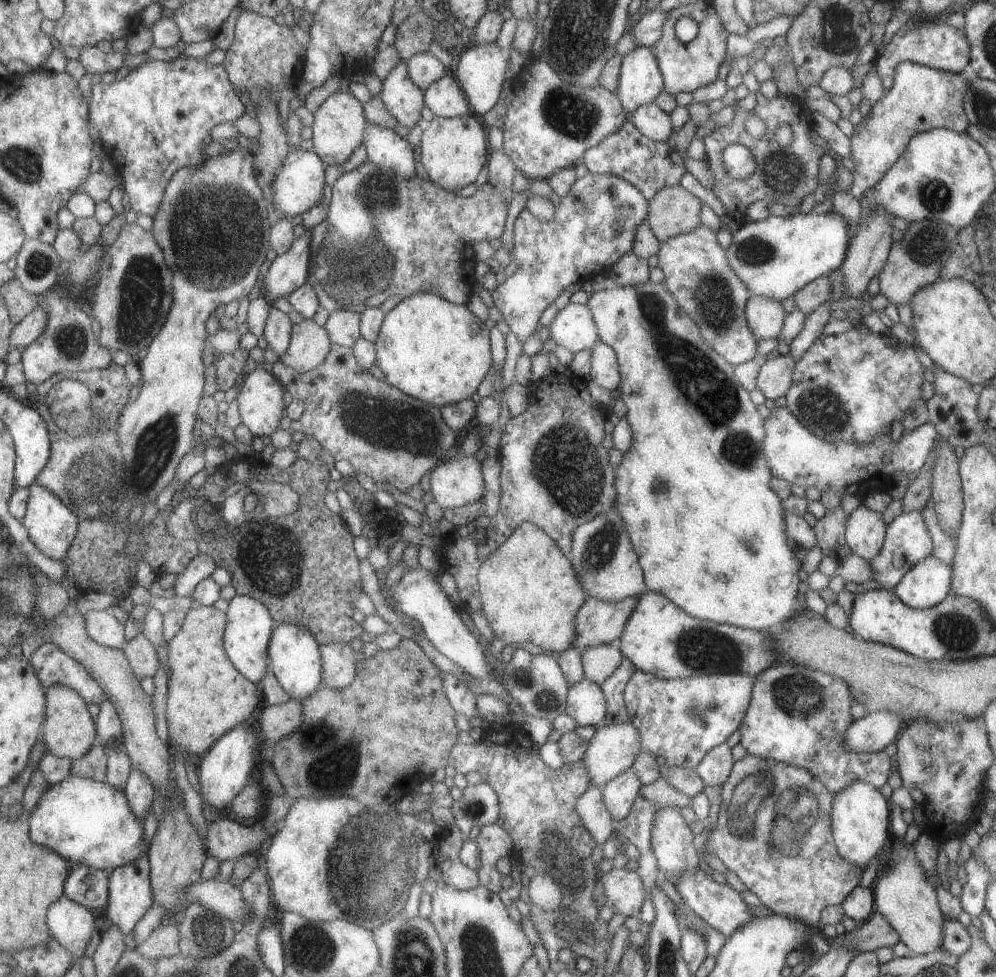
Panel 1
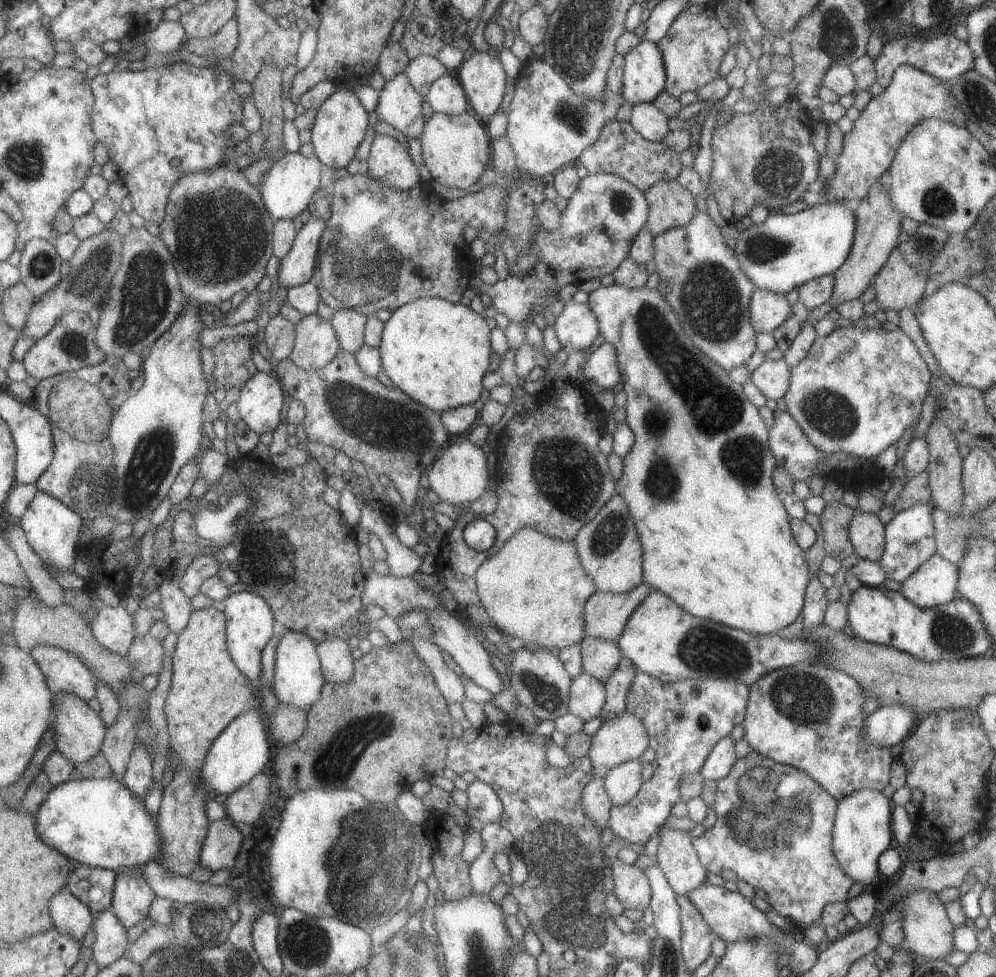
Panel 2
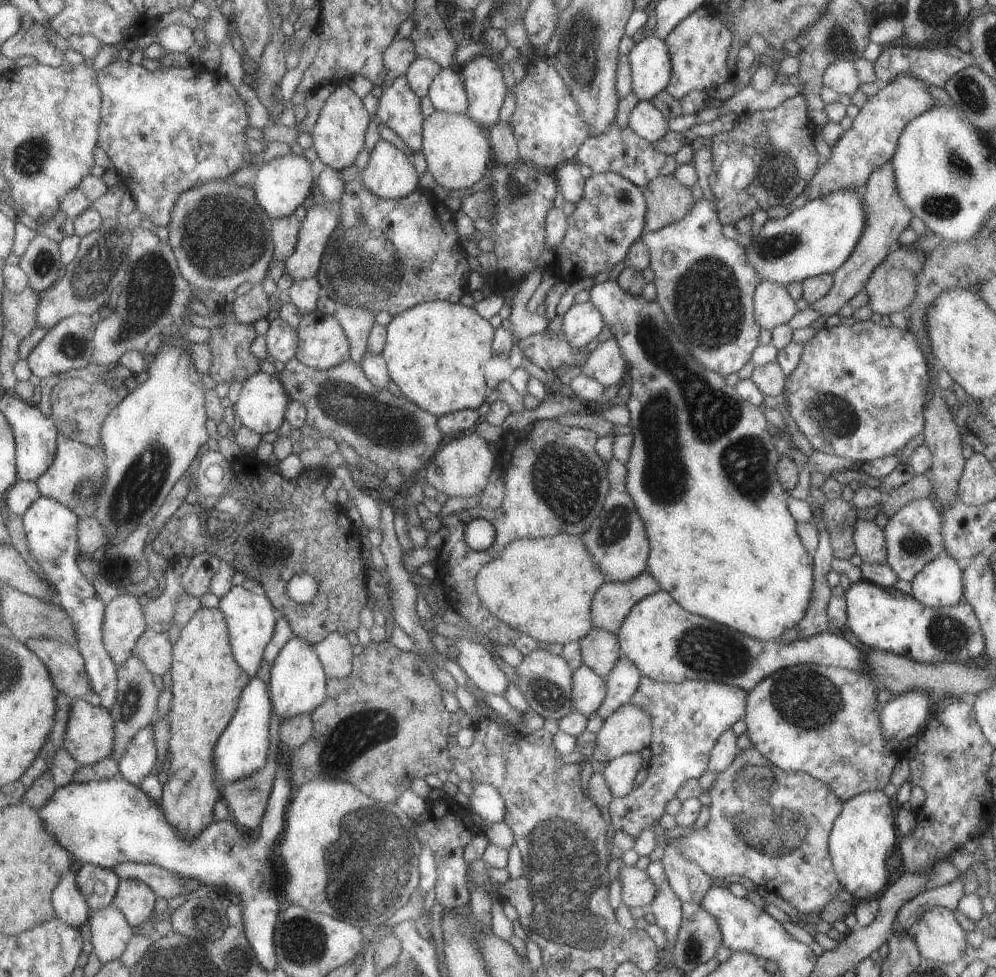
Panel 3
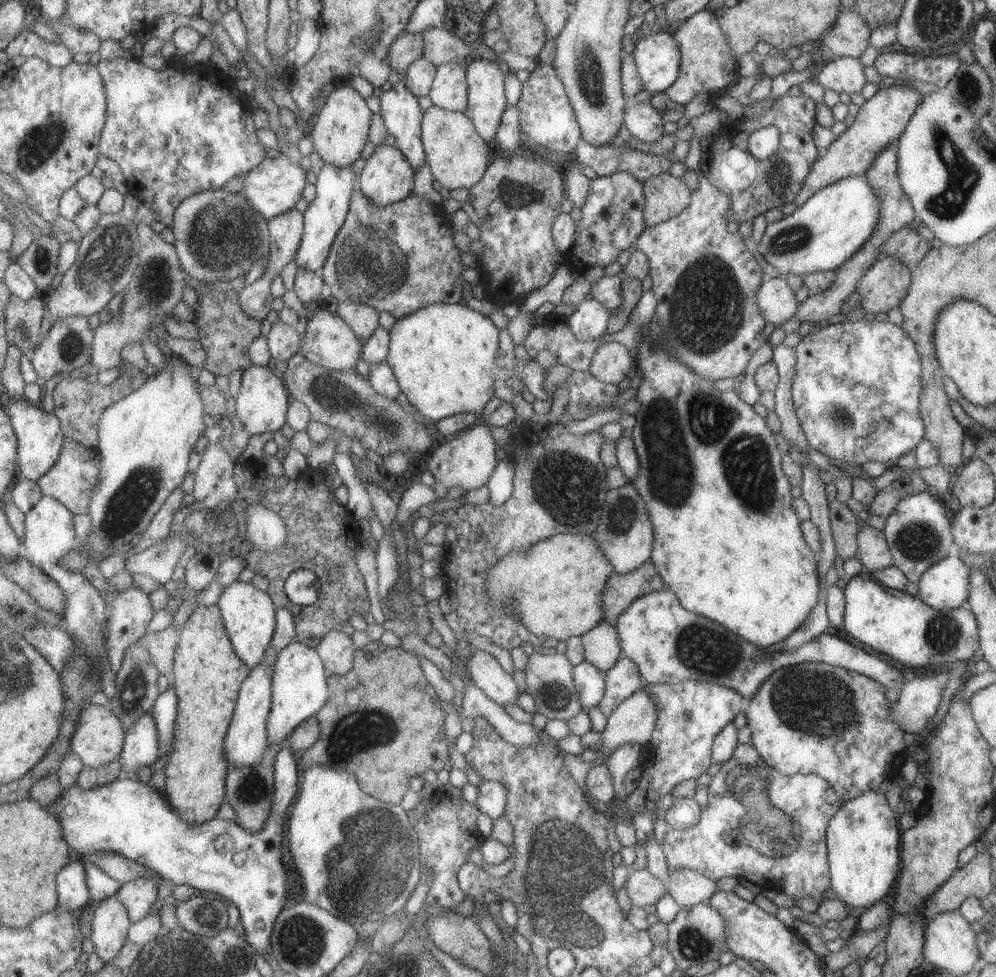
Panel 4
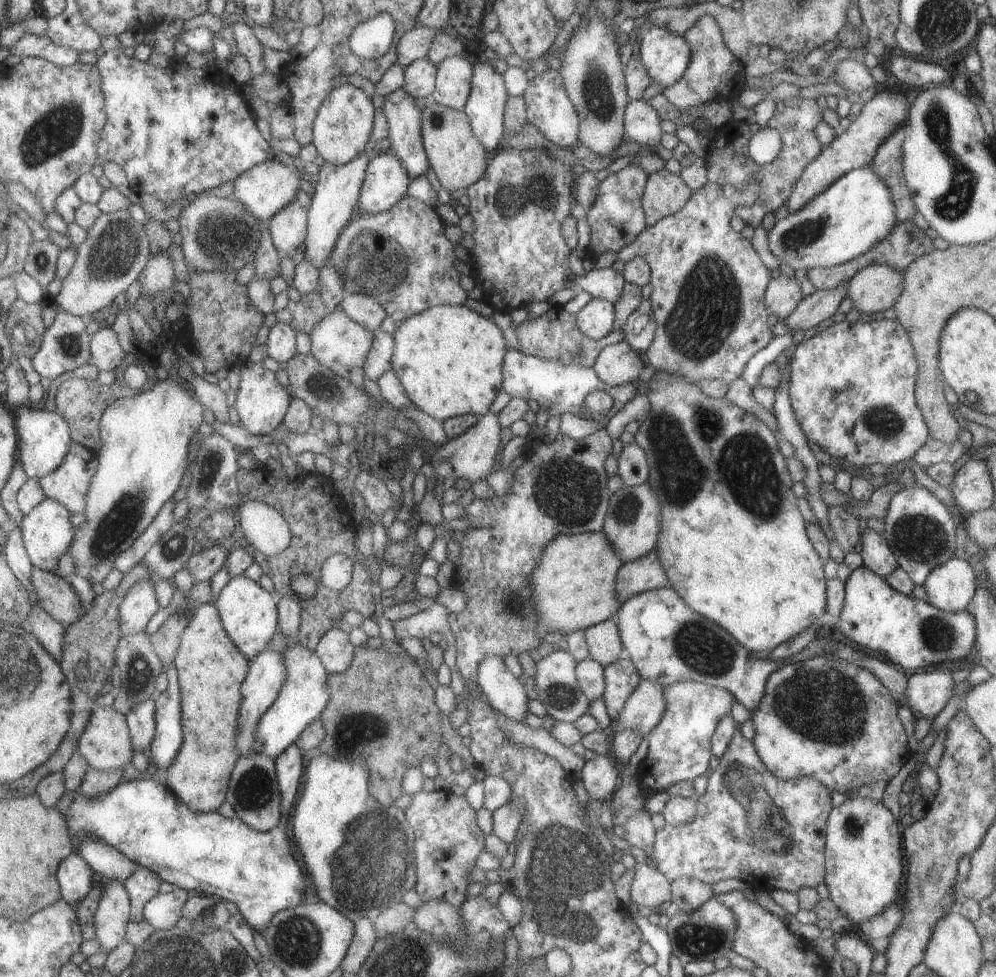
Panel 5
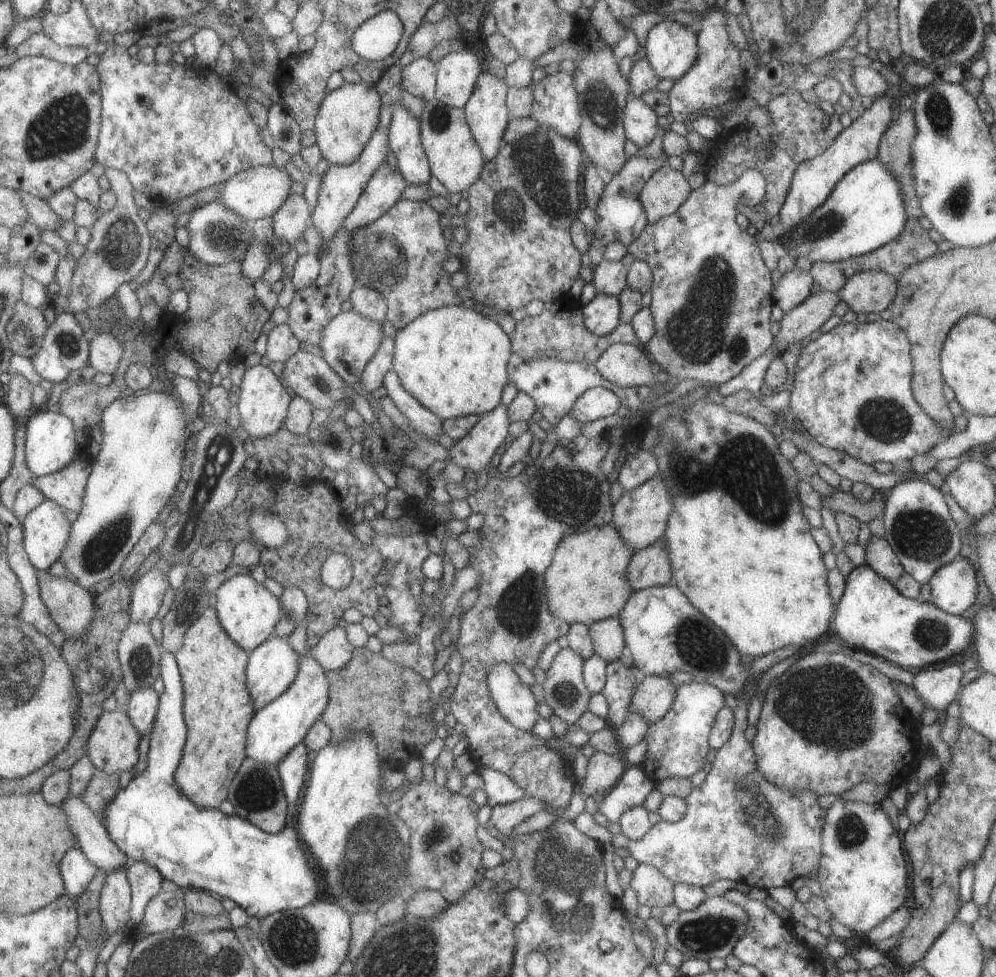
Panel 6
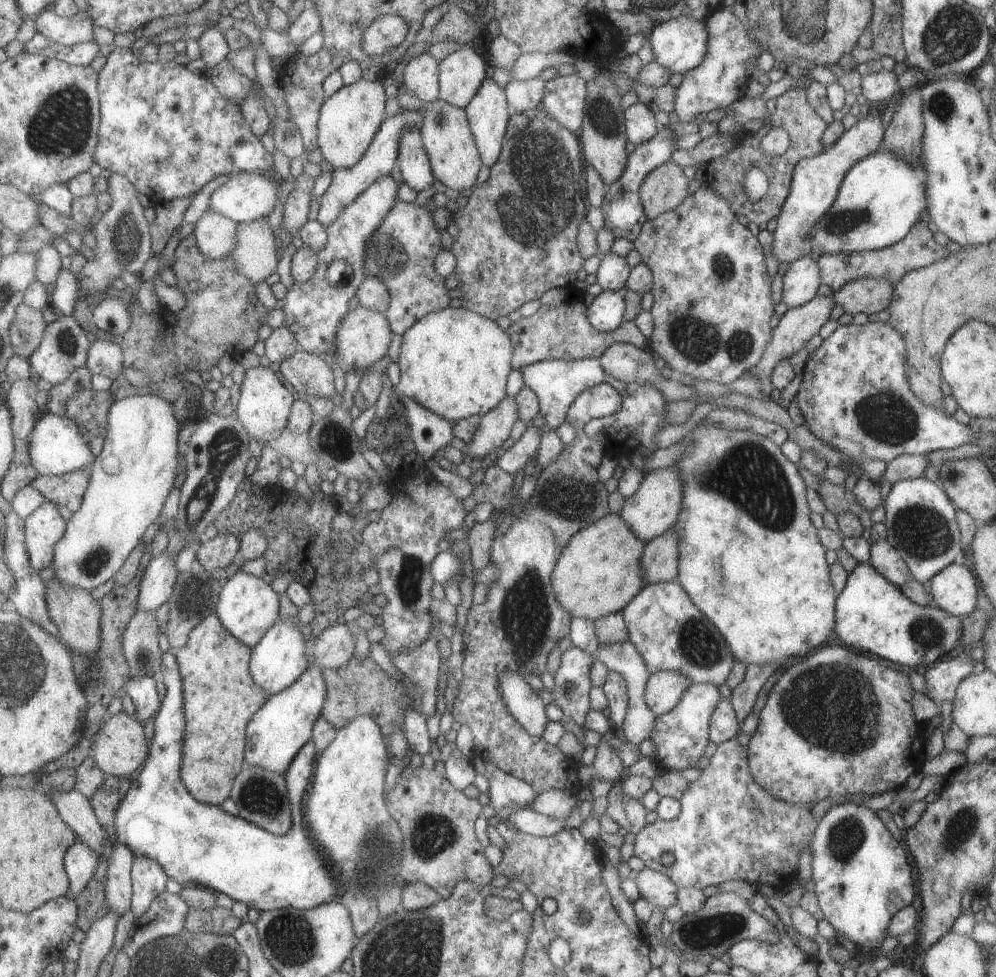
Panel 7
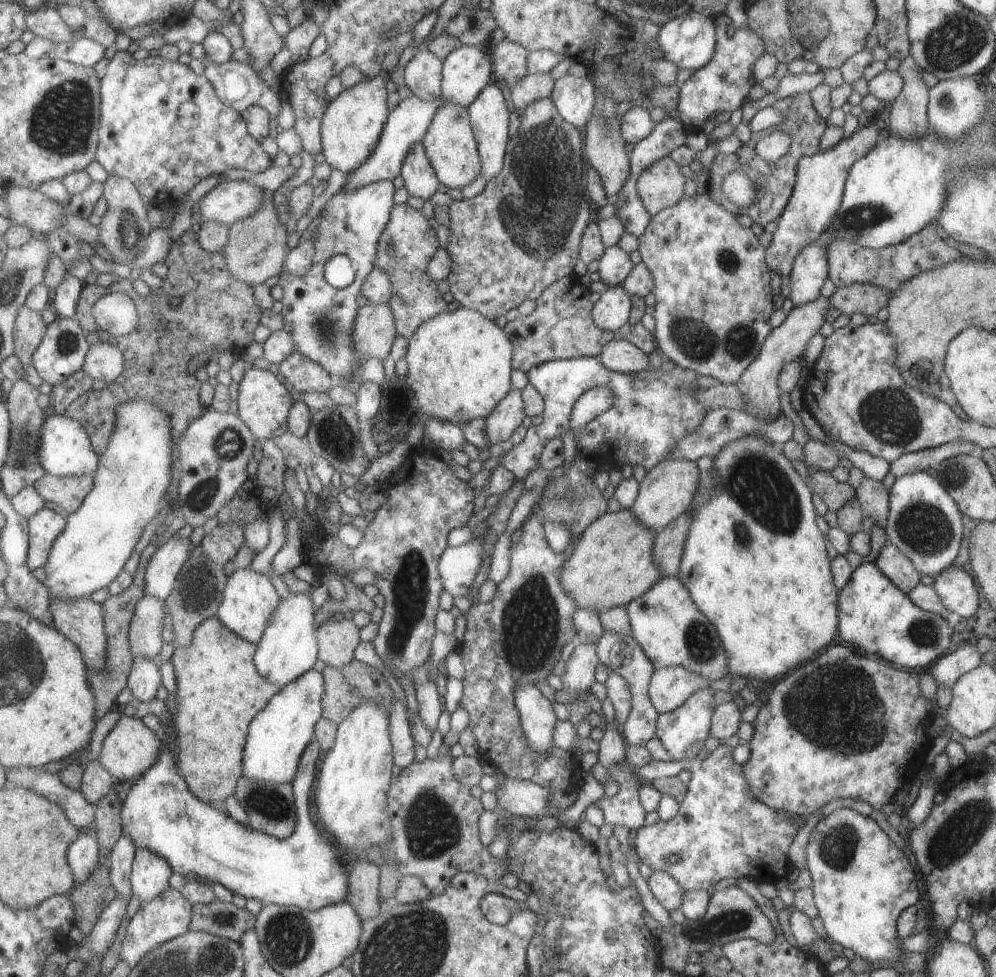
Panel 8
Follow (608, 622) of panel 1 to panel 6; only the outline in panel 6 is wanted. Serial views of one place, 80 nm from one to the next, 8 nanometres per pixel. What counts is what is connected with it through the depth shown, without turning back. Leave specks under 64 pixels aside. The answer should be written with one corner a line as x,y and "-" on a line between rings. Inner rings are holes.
659,539
632,554
624,570
624,577
632,592
655,585
672,584
672,568
667,547
663,544
664,541

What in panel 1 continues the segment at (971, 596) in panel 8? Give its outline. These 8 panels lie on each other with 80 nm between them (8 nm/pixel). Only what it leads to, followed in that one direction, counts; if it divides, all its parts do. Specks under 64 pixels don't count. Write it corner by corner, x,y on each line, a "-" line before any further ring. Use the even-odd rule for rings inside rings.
929,555
916,562
892,591
905,606
926,609
941,602
950,592
950,578
950,565

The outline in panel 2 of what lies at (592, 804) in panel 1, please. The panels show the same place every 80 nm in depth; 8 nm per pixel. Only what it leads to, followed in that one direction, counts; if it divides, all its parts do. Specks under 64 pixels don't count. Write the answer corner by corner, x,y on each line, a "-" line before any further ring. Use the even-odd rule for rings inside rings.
595,777
585,788
582,796
582,808
592,822
592,825
599,831
608,827
609,811
612,804
604,789
602,779

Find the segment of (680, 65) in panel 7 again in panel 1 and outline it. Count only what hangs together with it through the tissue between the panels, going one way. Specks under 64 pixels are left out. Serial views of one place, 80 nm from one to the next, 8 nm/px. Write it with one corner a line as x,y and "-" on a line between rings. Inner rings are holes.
635,47
622,57
615,94
618,96
623,111
633,112
638,106
654,102
654,98
664,90
662,74
657,68
655,58
649,47

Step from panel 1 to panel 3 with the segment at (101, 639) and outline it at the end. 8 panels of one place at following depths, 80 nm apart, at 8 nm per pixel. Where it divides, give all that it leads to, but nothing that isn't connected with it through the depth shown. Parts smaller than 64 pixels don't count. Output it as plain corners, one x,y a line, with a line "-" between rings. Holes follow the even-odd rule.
124,592
106,608
103,642
118,666
134,654
137,641
146,632
146,612
137,597

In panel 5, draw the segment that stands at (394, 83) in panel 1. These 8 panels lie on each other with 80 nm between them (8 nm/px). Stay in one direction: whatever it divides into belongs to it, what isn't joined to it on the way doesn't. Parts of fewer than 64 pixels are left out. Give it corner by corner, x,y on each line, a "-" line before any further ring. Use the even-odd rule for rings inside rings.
403,87
385,95
385,102
384,111
388,118
390,134
390,138
387,140
386,144
401,158
412,180
418,176
425,175
425,172
427,172
429,166
431,166
431,161
423,140
422,109
417,106
415,97
409,94

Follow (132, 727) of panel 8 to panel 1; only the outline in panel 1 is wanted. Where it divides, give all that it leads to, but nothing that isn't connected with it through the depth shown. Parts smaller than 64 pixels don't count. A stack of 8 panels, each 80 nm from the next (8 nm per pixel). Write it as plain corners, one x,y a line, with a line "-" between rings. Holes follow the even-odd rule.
59,683
46,689
46,720
42,730
42,740
49,751
61,758
82,759
95,746
98,740
98,726
89,714
86,698
74,688

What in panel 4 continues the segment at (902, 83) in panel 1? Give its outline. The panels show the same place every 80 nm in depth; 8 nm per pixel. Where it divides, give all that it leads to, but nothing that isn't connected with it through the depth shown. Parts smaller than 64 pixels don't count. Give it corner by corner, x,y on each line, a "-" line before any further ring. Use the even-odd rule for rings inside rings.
901,82
881,85
869,100
864,100
858,107
852,124
835,137
823,156
817,157
792,202
797,206
802,205
815,192
831,183
854,175
864,175
871,168
877,154
892,143
895,144
921,99
922,96
913,87
904,86

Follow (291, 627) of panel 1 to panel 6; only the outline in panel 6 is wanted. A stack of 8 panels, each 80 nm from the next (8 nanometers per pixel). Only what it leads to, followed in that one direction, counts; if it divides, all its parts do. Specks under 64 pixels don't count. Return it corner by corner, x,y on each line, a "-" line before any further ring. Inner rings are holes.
313,652
300,656
300,669
295,682
277,700
254,714
248,728
246,754
256,761
277,765
291,749
304,742
309,729
322,718
330,705
330,680
322,663

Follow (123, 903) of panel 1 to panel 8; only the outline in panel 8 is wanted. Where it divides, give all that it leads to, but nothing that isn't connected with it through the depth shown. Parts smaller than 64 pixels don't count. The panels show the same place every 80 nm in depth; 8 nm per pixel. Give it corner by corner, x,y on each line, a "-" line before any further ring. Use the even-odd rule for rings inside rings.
137,849
132,870
132,887
140,905
151,902
169,889
169,878
173,873
174,870
161,855
152,850

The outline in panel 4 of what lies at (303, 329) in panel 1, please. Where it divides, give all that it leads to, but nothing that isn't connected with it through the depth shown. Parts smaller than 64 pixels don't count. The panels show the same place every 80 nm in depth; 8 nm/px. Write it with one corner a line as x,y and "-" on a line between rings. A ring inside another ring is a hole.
317,308
308,315
305,333
302,336
300,352
303,353
313,364
321,365
334,371
346,371
357,369
364,346
356,337
351,325
343,320
339,313

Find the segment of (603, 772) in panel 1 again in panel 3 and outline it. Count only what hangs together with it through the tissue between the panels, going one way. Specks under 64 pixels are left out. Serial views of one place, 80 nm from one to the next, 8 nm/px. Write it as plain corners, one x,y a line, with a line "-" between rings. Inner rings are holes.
636,705
620,706
610,717
607,717
596,732
596,741
588,752
591,773
601,773
609,762
625,753
639,753
650,746
651,725
649,717

